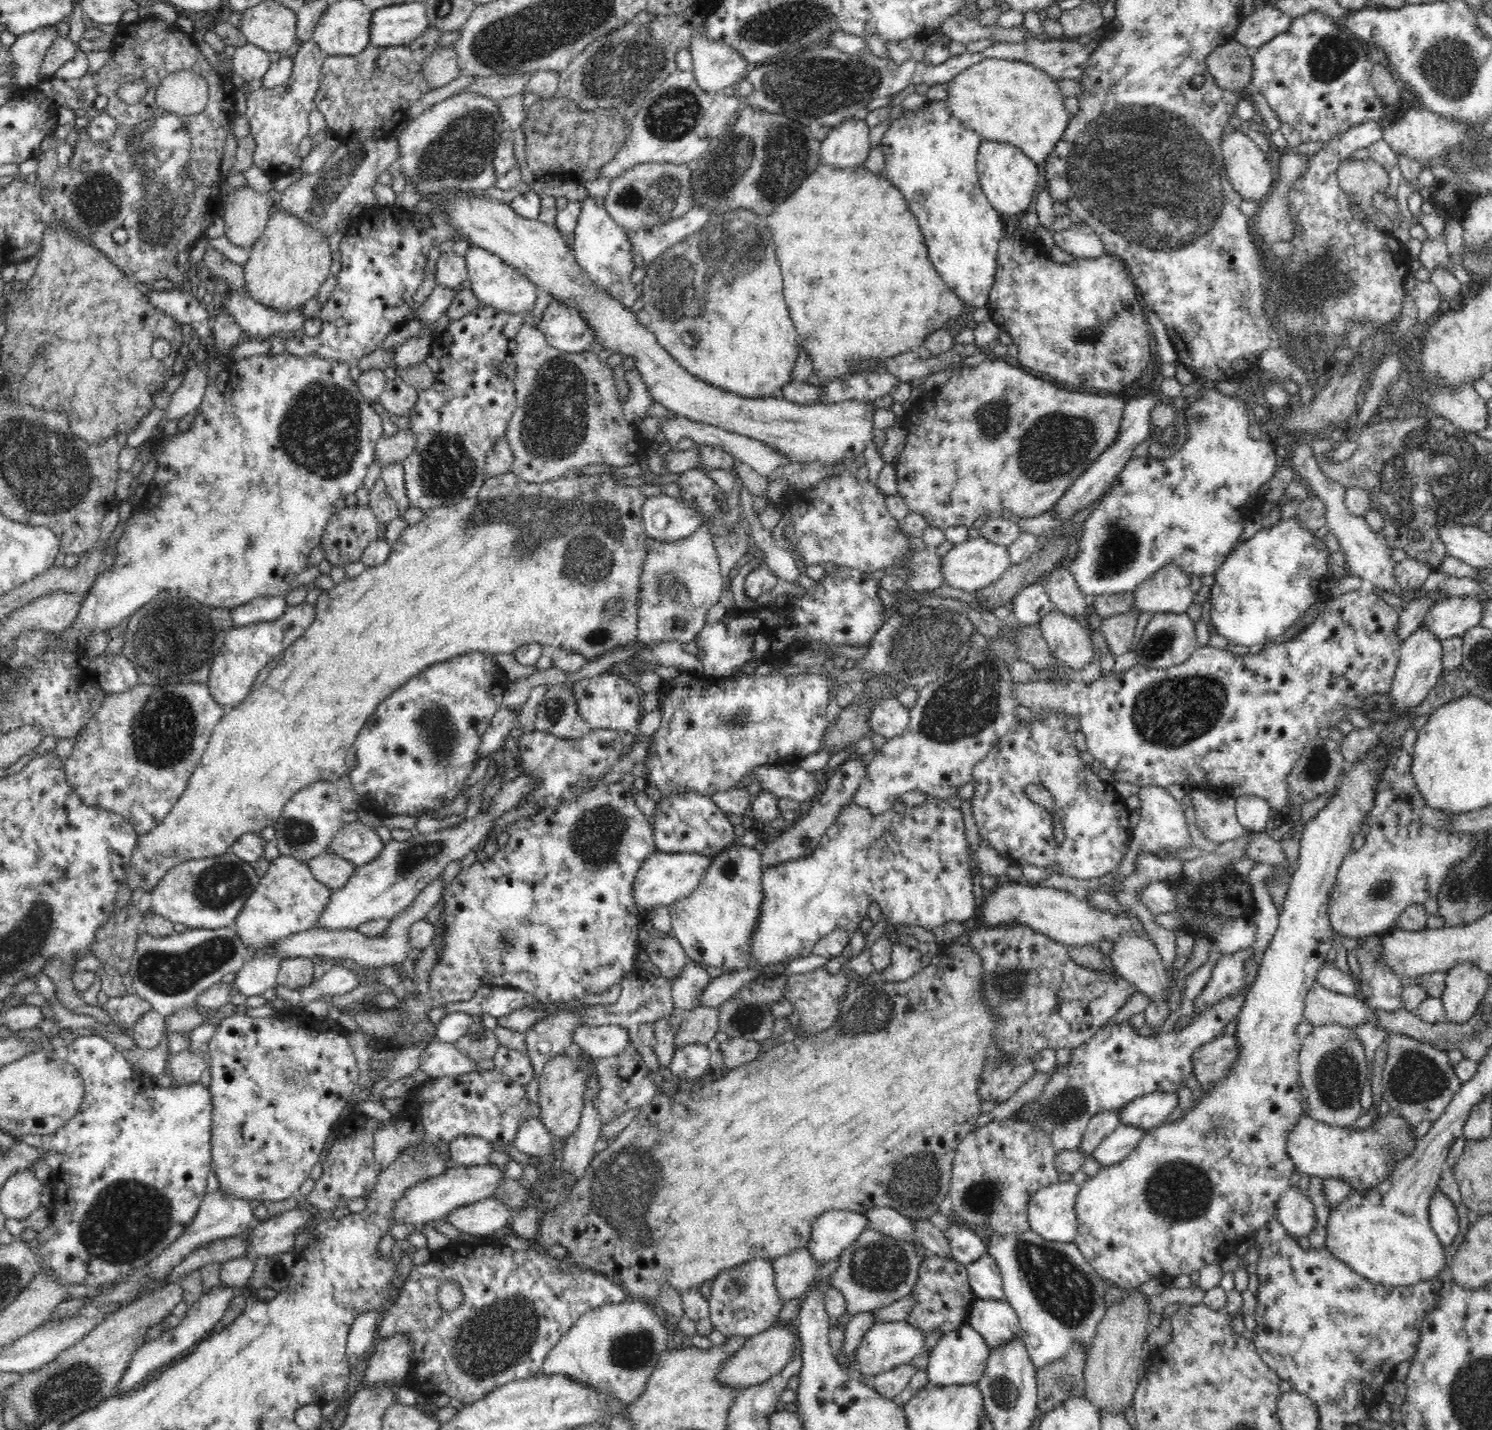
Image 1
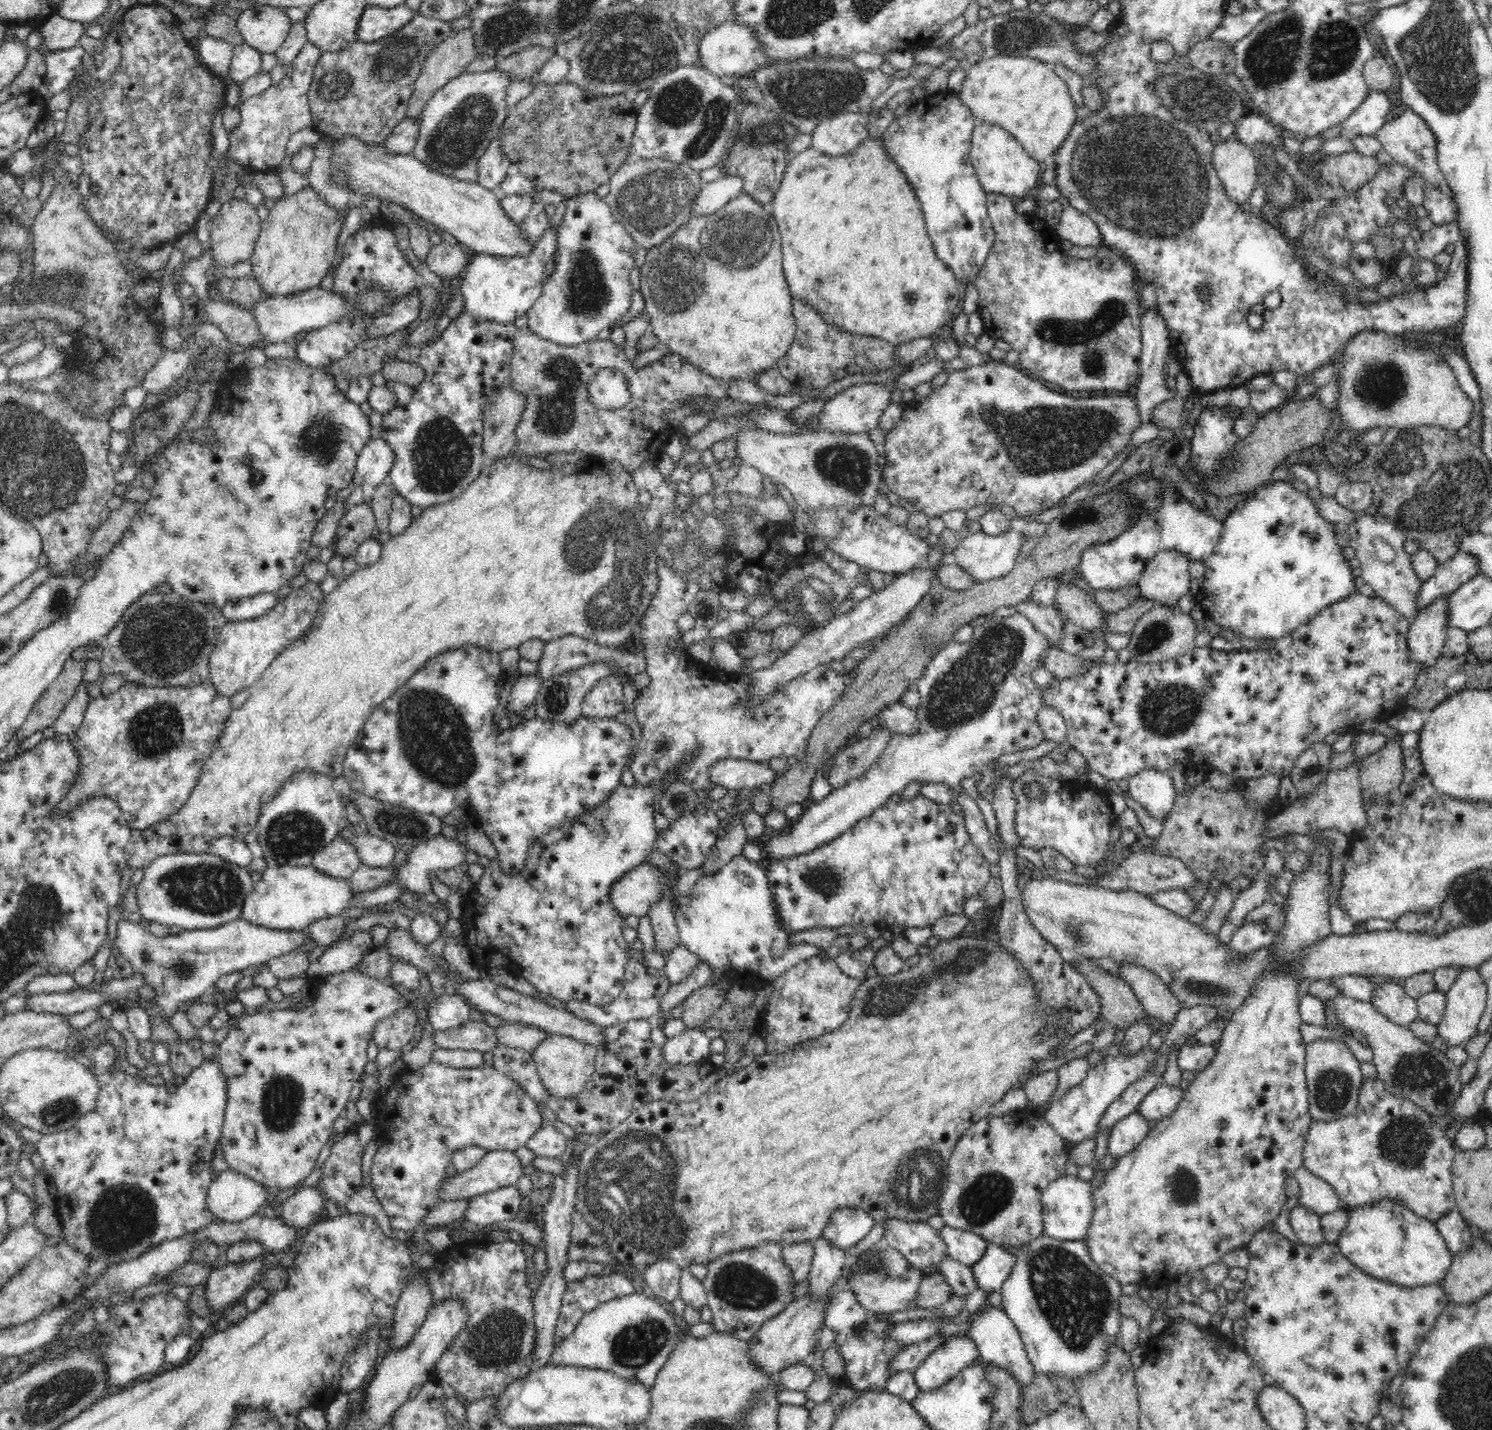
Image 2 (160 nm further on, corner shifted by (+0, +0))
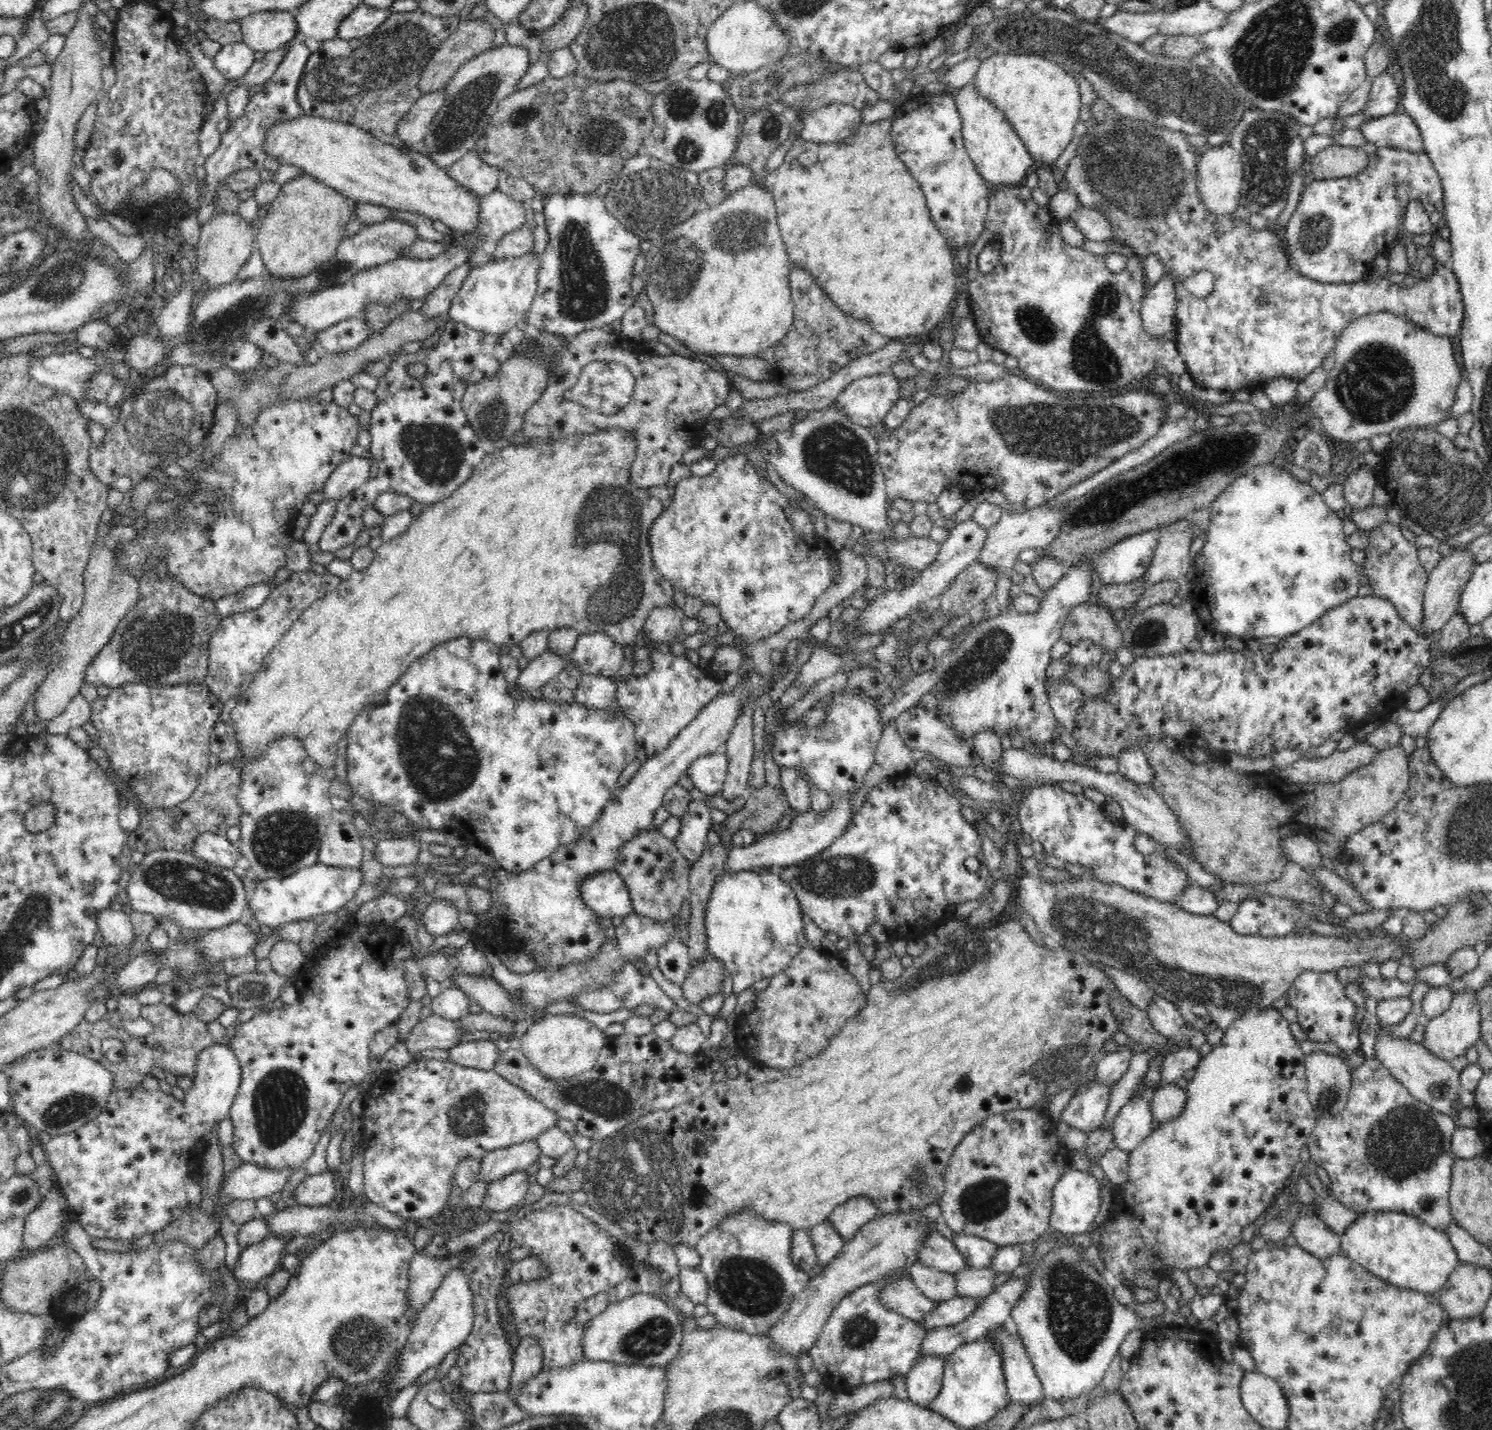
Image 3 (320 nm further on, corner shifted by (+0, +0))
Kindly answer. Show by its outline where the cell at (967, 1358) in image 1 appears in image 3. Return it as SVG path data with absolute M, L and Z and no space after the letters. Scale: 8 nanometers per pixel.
M926 1355L918 1361L905 1377L908 1399L923 1407L936 1400L943 1384L944 1364L942 1355Z

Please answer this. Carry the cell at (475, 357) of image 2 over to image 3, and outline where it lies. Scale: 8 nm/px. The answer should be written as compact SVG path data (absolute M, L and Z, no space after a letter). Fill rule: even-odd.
M449 319L445 324L442 335L432 348L420 349L415 354L396 354L390 368L379 378L376 395L376 408L370 411L371 444L369 451L378 464L376 478L370 478L360 488L339 500L334 512L334 517L323 530L320 540L317 542L321 552L335 552L343 546L350 546L356 537L365 529L362 523L362 514L366 508L374 507L375 500L383 493L394 492L404 496L410 496L412 500L421 502L423 506L440 502L452 496L460 486L470 478L477 464L482 462L485 452L481 447L481 439L472 431L468 417L462 409L462 397L470 384L476 384L484 378L490 378L500 370L504 362L514 354L516 346L505 334L492 336L468 328L462 322ZM410 362L422 362L427 372L416 380L409 376L408 366Z

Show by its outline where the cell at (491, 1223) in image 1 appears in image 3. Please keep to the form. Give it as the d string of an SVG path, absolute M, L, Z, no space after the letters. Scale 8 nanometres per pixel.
M521 1170L512 1172L503 1179L493 1180L487 1186L486 1198L484 1198L484 1212L487 1216L491 1212L506 1211L515 1208L522 1203L528 1192L529 1175L532 1171Z

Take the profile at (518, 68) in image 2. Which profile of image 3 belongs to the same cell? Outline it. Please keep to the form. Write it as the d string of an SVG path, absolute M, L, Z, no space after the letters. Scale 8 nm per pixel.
M584 1L580 6L572 8L562 20L541 36L540 50L552 54L559 48L568 47L578 36L581 28L588 21L588 6Z

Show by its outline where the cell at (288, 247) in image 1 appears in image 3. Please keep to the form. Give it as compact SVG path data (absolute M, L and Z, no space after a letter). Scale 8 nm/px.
M308 173L285 182L281 186L279 195L263 210L262 224L257 234L256 248L261 254L265 272L280 279L284 277L293 279L307 275L319 264L331 259L336 254L340 241L345 237L344 232L350 220L350 209L348 209L350 201L347 196L336 192Z

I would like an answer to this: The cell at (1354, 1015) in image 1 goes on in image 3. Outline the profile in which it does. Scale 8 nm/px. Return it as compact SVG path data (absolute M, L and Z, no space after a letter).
M1379 1029L1376 1032L1378 1040L1374 1046L1375 1058L1400 1081L1410 1094L1421 1102L1428 1104L1433 1110L1451 1116L1454 1119L1461 1111L1460 1102L1461 1084L1459 1072L1445 1058L1434 1056L1423 1043L1412 1042L1409 1038L1396 1038Z

